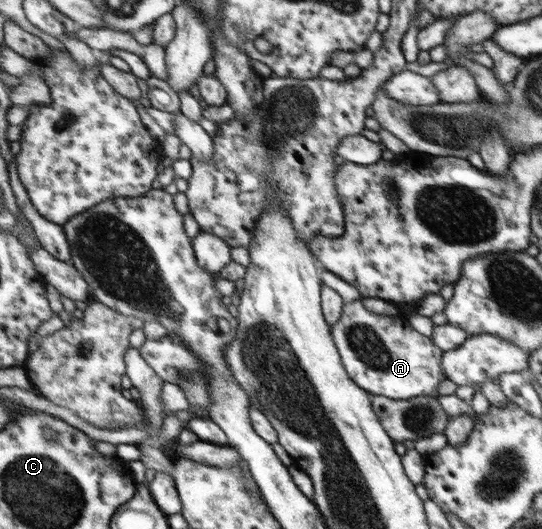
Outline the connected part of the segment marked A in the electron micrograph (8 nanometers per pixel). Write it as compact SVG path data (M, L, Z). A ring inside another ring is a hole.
M360 299L342 305L340 318L333 324L333 339L340 352L341 362L348 375L362 390L369 391L370 396L378 395L394 400L426 396L437 398L436 385L442 380L442 352L427 336L418 334L409 324L397 317L388 318L364 309Z

